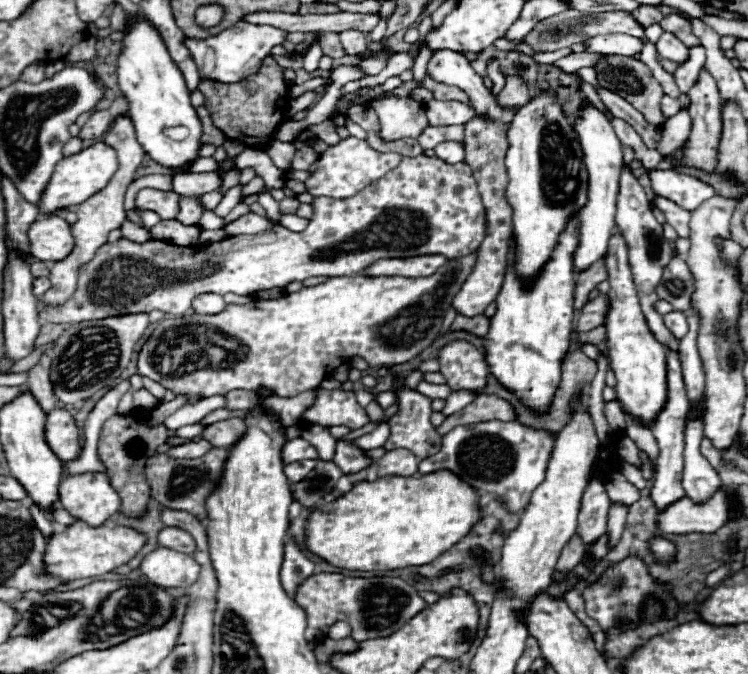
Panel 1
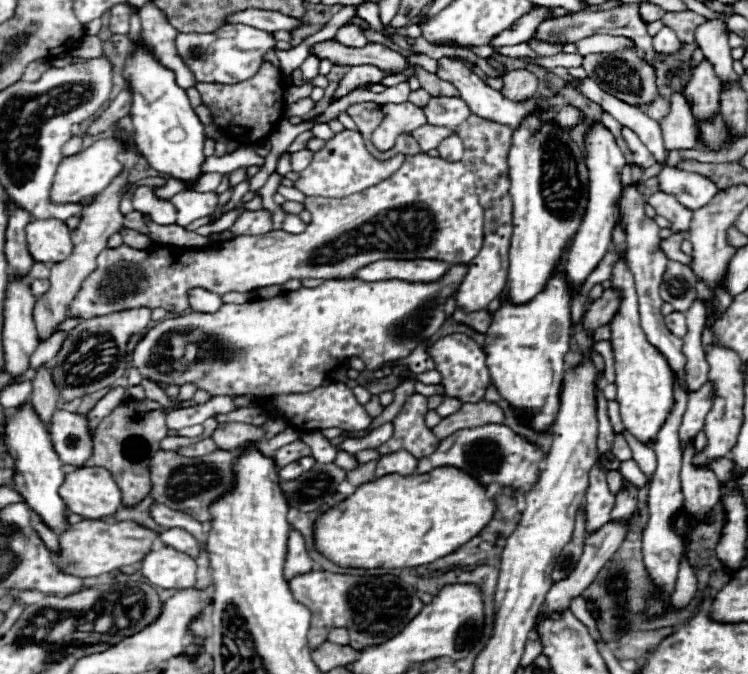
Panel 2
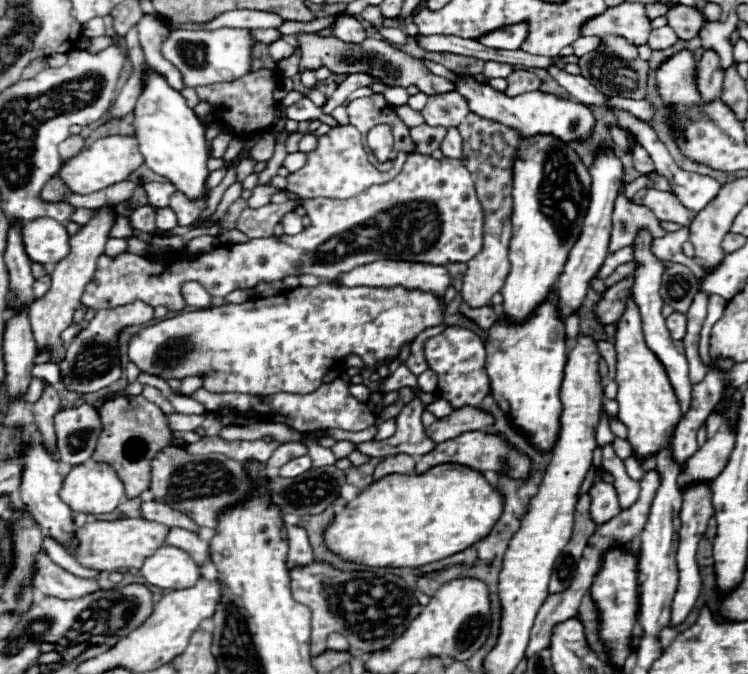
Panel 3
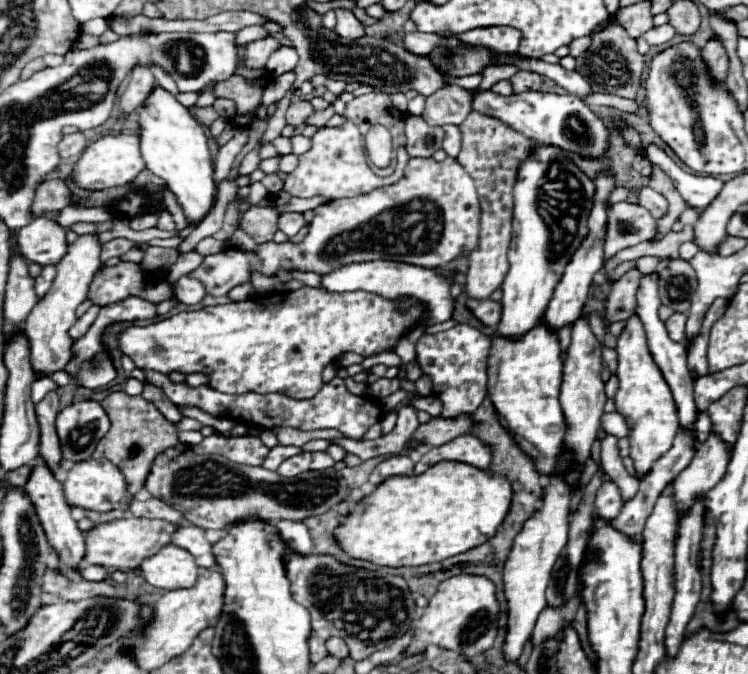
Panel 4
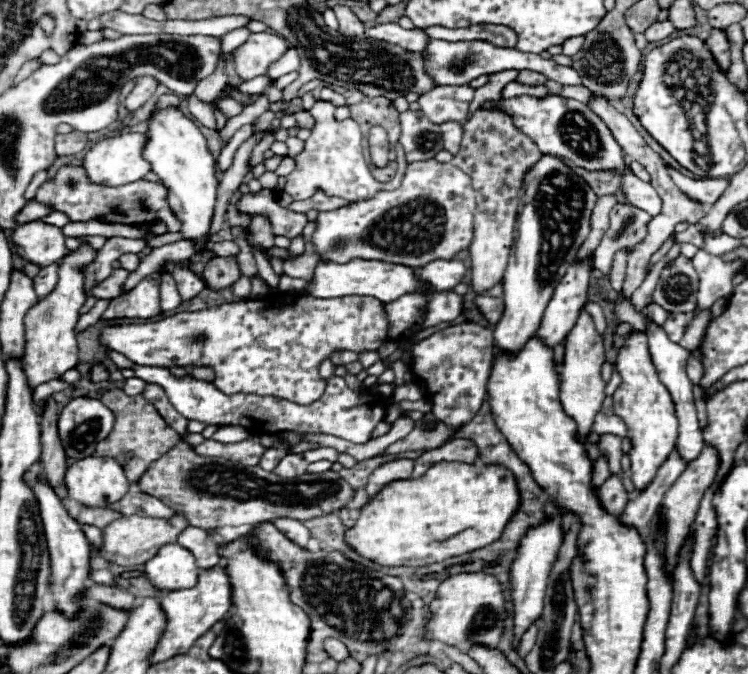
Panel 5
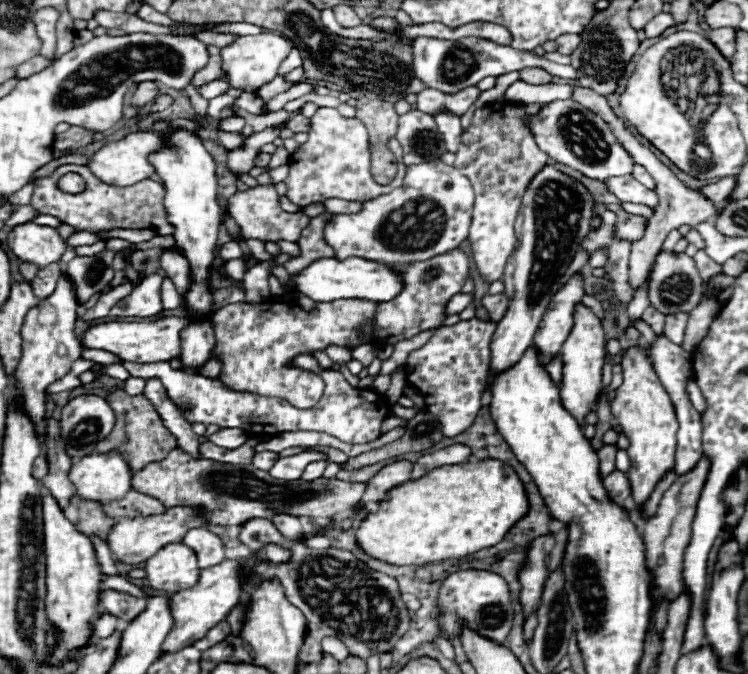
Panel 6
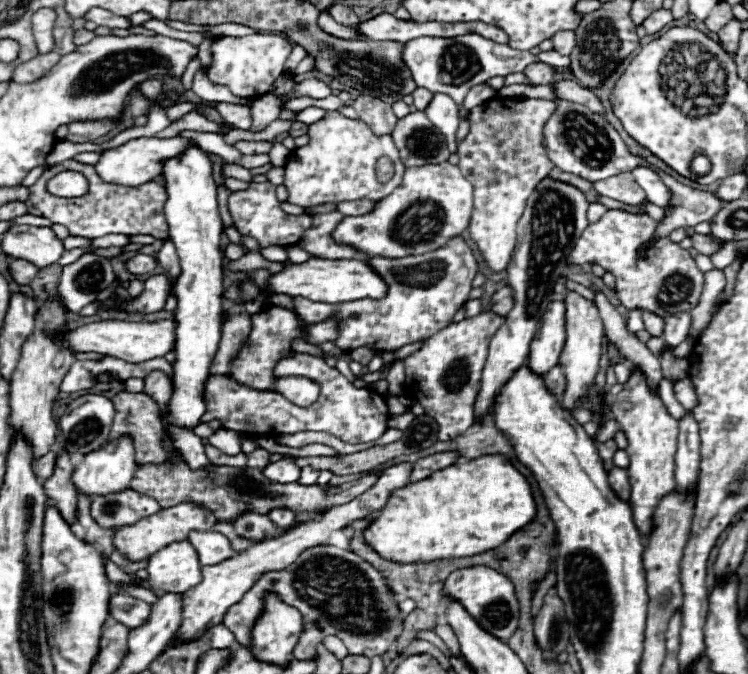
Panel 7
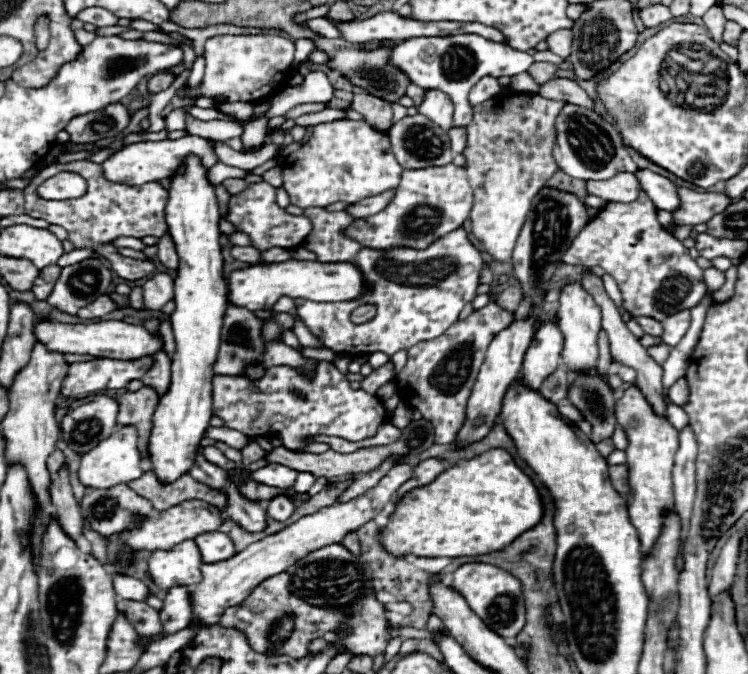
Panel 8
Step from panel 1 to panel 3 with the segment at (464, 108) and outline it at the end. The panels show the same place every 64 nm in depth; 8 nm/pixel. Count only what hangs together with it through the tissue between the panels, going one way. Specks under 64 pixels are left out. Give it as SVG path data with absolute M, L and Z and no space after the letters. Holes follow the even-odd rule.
M444 92L442 96L428 96L428 102L422 110L424 122L430 126L458 126L468 116L470 108L464 96L454 92Z

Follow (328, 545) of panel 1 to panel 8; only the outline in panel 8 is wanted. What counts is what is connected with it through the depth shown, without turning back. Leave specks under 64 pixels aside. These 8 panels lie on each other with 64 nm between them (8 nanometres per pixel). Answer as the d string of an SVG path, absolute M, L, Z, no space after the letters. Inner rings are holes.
M494 448L490 452L484 452L480 456L460 460L450 470L442 472L432 484L414 488L396 504L396 510L392 512L388 526L380 532L380 542L390 554L404 556L414 554L420 558L458 558L458 556L478 556L478 554L490 554L506 548L506 544L512 544L522 532L528 532L538 524L544 516L544 504L538 494L538 488L526 476L512 456L502 450Z

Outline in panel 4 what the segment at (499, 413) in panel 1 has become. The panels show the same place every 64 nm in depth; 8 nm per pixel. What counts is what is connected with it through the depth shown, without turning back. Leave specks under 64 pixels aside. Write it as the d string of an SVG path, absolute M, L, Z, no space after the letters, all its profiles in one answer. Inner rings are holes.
M458 416L454 420L444 418L430 418L430 422L420 424L412 436L412 440L418 440L426 446L442 446L462 434L466 434L472 428L470 416Z

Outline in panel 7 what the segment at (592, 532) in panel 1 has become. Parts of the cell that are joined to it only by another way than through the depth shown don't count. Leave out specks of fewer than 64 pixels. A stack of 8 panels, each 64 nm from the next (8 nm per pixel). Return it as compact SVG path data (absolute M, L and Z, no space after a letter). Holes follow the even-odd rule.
M612 468L608 472L608 482L612 486L612 490L616 492L618 498L628 500L630 498L630 484L628 484L628 472L624 468Z

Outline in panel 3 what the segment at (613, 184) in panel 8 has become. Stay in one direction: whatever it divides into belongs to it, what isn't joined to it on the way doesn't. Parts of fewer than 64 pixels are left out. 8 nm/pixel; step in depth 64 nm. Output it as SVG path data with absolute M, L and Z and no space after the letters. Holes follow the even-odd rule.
M650 188L642 200L646 208L654 212L658 220L668 220L676 224L688 224L688 210L668 192L658 192Z

